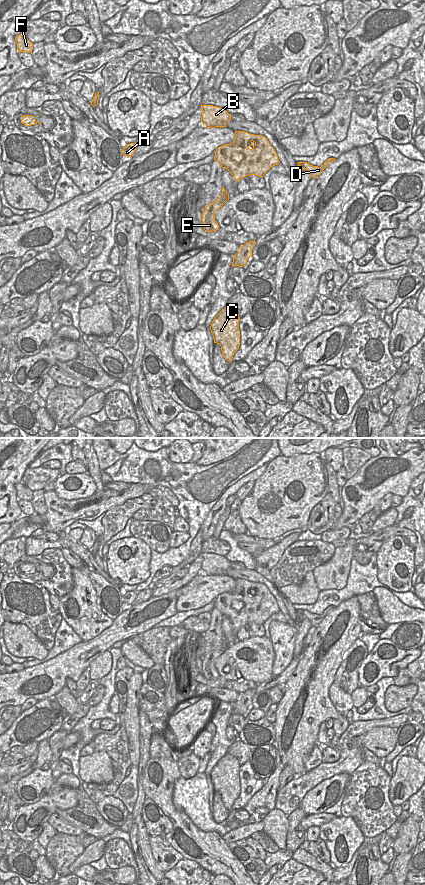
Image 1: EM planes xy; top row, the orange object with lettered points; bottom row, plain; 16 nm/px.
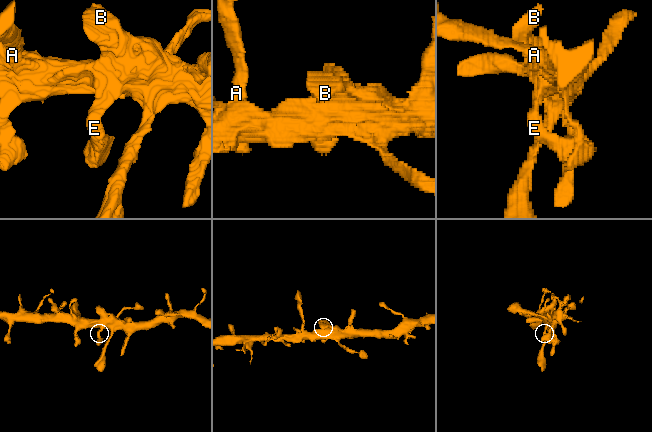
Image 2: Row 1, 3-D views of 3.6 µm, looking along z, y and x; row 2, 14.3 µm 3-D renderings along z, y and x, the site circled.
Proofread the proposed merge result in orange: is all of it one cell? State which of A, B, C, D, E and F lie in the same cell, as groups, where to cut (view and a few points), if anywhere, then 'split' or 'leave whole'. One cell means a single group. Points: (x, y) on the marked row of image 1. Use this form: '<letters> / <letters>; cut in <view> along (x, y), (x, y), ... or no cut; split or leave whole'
A B C D E F; no cut; leave whole

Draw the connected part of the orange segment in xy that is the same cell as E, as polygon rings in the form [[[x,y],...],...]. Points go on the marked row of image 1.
[[[222,188],[222,196],[215,202],[212,202],[205,206],[202,213],[202,227],[207,232],[216,231],[219,228],[217,221],[215,220],[215,212],[222,207],[229,200],[229,194]]]

